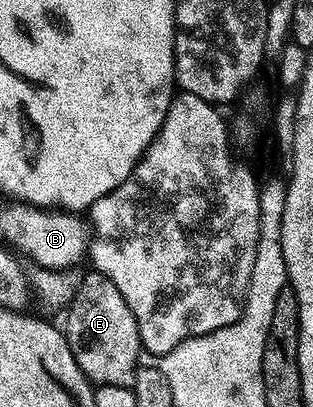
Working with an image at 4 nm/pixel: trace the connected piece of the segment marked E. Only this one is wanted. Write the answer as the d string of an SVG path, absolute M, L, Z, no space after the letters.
M94 270L85 271L74 285L75 297L67 308L65 335L68 346L73 350L77 366L86 374L92 385L135 387L135 369L140 367L139 331L137 318L129 310L129 302L121 298L121 290L105 278L105 274Z

